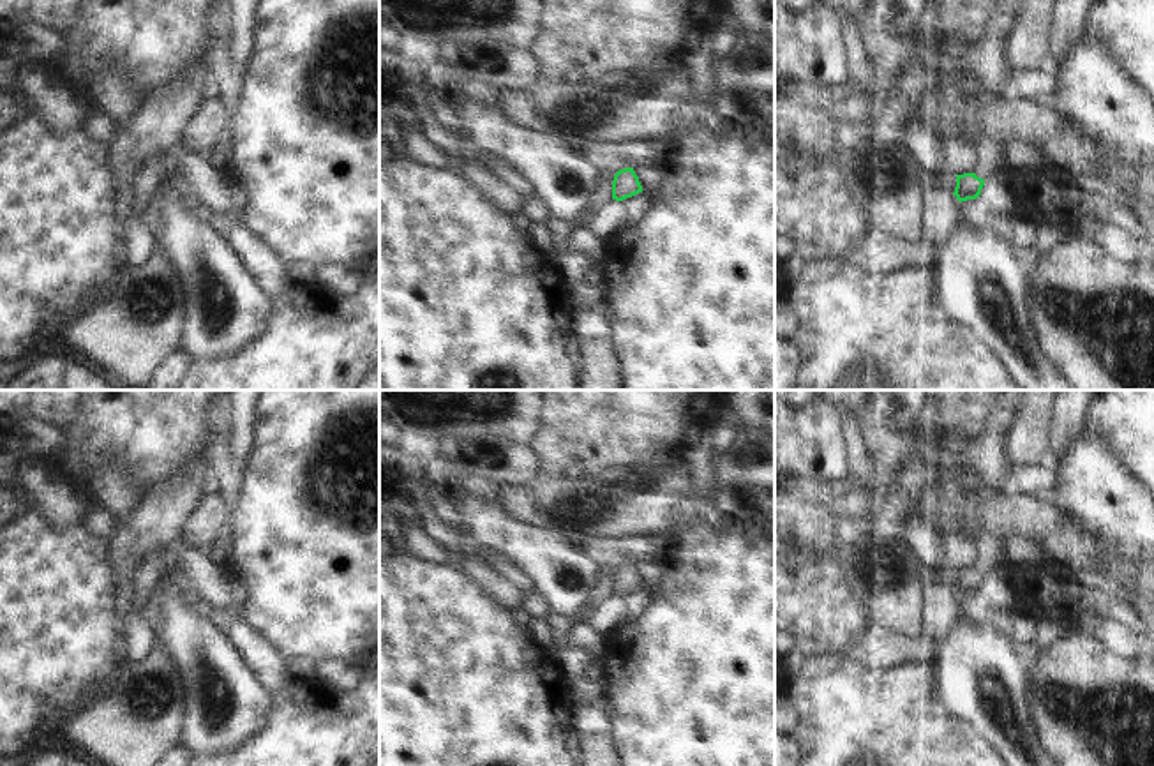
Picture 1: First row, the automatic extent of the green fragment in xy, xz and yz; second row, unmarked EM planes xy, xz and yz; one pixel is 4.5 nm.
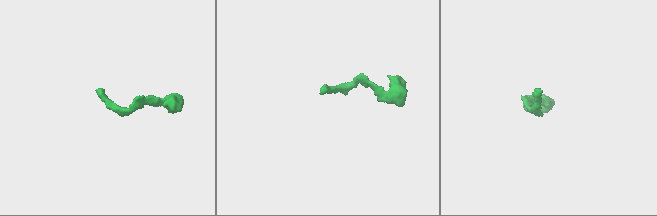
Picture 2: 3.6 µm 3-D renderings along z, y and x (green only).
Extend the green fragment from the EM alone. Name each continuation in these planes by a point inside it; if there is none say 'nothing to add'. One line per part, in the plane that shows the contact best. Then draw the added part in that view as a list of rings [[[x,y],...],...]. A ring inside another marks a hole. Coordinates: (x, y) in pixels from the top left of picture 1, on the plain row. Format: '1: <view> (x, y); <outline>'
1: yz (992, 549); [[[981,526],[978,531],[978,563],[976,572],[988,575],[992,570],[1006,567],[1009,563],[1009,540],[997,531]]]

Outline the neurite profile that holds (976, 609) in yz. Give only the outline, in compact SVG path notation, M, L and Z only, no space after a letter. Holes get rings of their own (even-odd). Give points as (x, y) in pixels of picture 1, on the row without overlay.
M1006 567L985 575L981 590L976 595L960 598L960 616L978 628L988 628L993 623L992 614L1002 609L1013 609L1015 593Z

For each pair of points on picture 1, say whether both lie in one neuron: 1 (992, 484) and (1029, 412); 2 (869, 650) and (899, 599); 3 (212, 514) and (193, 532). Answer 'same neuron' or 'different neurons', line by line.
1: different neurons
2: different neurons
3: same neuron

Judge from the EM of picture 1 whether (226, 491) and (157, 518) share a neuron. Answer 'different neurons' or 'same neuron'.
different neurons

